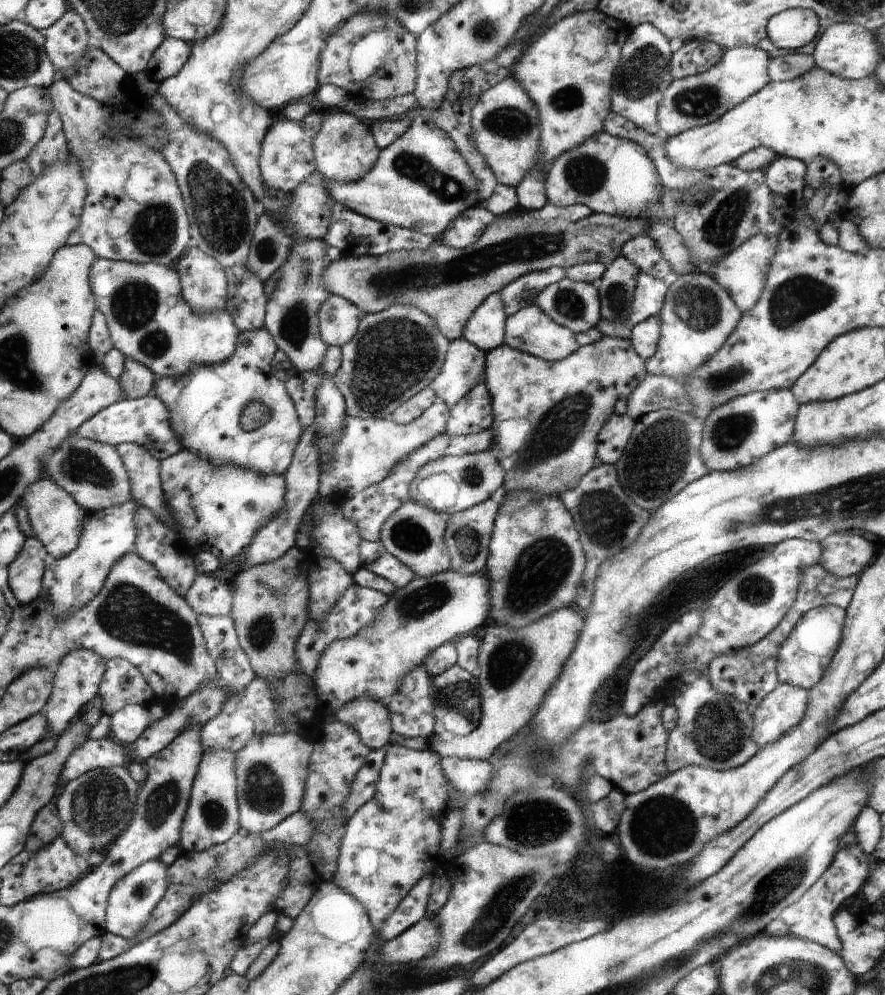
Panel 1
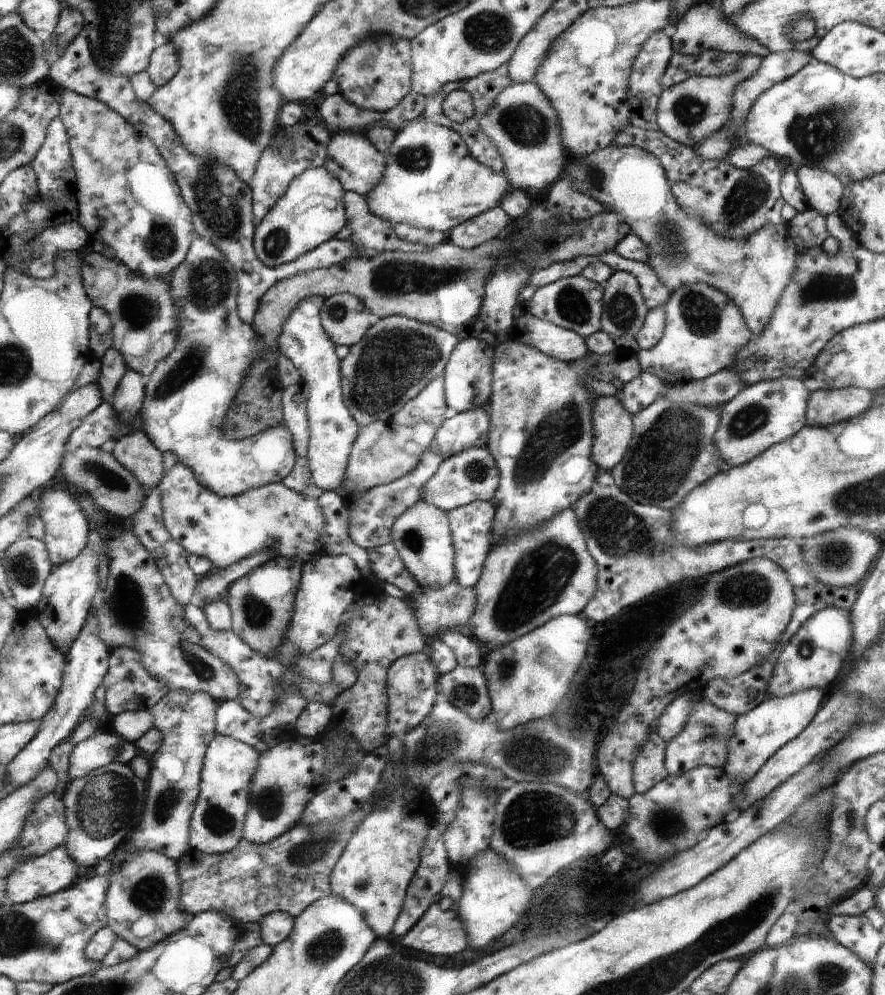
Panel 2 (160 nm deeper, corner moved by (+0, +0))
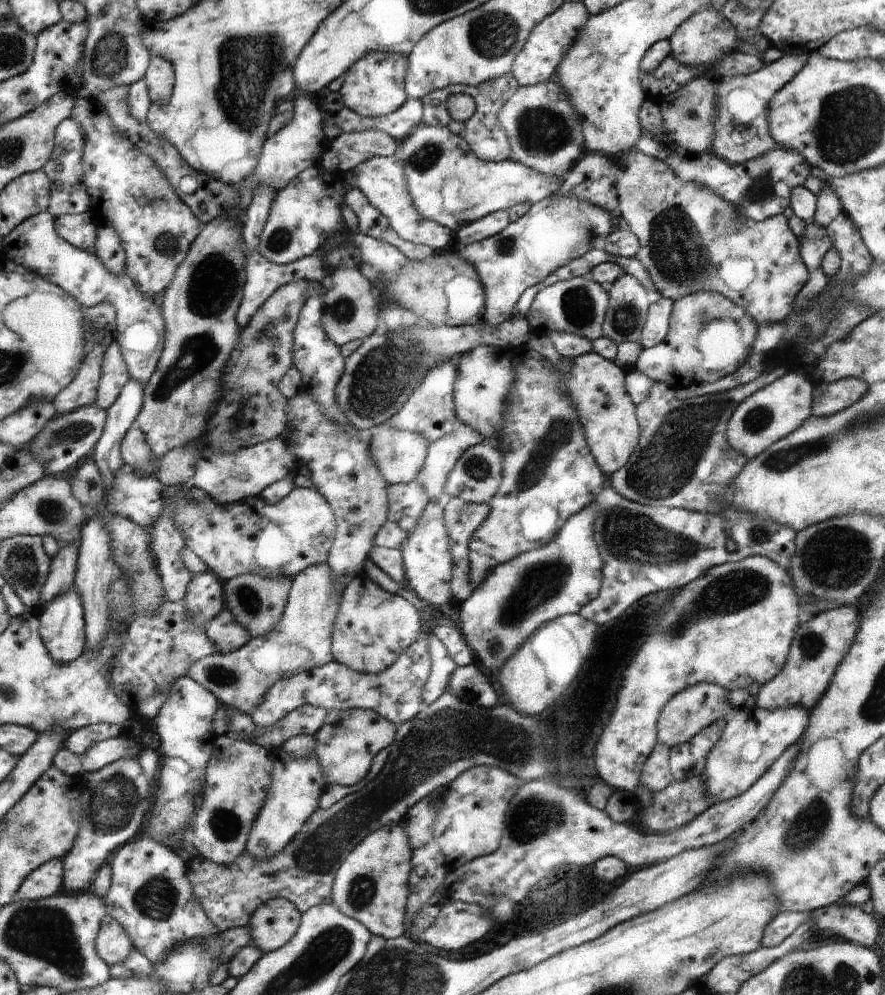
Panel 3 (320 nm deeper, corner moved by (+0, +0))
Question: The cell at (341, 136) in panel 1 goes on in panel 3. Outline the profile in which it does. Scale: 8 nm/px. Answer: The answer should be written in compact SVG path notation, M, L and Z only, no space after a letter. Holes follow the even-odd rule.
M372 156L370 160L360 162L354 170L353 181L372 206L382 211L390 220L391 228L406 242L414 242L430 247L434 252L444 251L454 244L454 233L439 223L422 218L416 210L412 198L407 191L407 182L404 178L404 162L392 157Z

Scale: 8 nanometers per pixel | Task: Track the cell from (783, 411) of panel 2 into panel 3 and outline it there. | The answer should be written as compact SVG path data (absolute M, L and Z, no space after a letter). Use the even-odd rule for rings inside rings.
M794 370L762 386L742 402L730 418L726 438L730 448L748 460L759 456L768 446L788 436L812 415L814 384Z

